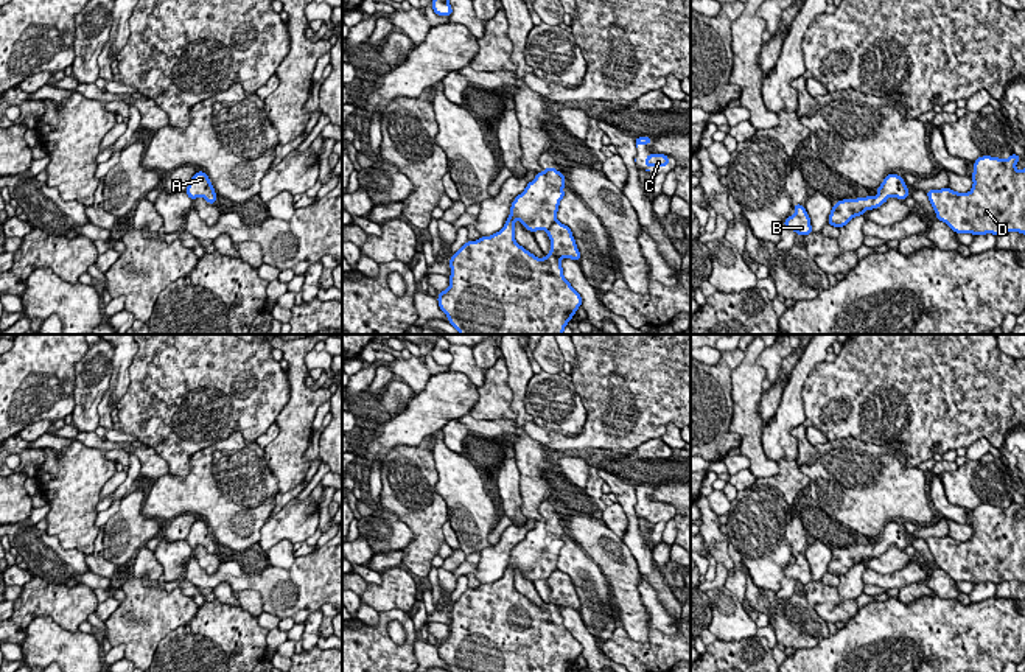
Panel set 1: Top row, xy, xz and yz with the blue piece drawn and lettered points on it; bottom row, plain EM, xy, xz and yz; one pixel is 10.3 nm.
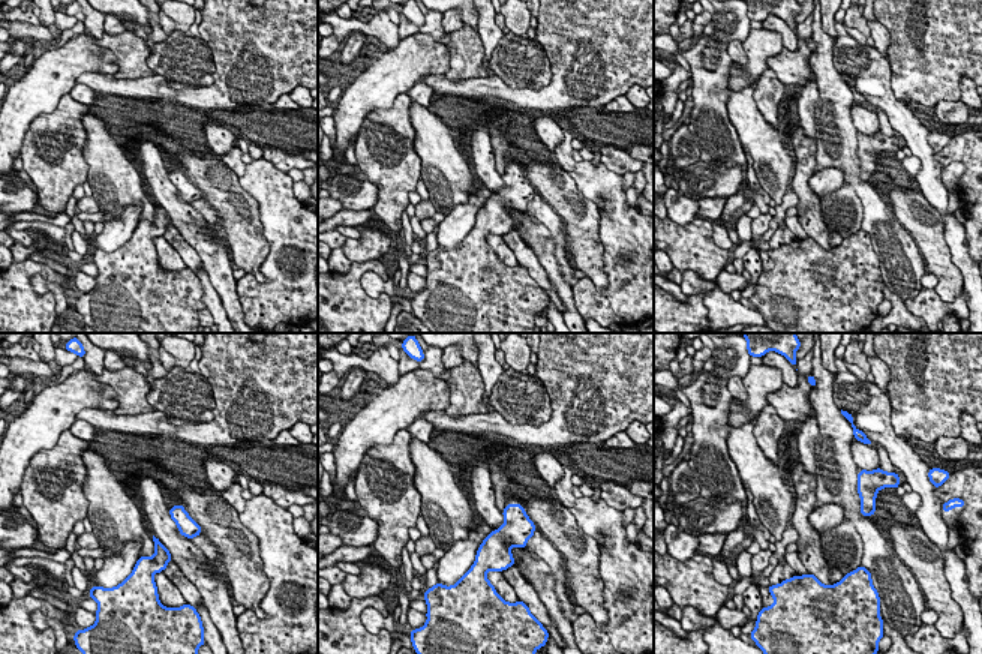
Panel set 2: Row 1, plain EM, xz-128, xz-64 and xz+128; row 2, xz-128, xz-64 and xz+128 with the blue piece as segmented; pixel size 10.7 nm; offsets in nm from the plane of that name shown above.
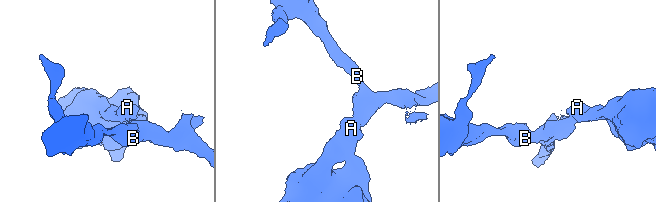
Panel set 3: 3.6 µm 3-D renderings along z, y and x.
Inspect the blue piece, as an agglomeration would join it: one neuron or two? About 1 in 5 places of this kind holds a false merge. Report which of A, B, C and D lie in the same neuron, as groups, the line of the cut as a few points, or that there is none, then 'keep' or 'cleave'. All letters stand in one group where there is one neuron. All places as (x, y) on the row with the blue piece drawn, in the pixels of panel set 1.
groups A B C D; cut none; keep

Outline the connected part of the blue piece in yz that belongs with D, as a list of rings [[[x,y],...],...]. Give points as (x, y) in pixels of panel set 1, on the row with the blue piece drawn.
[[[981,156],[974,160],[972,190],[958,193],[950,188],[927,190],[936,219],[955,233],[1025,235],[1025,168],[1017,171],[1022,157],[1006,160]]]

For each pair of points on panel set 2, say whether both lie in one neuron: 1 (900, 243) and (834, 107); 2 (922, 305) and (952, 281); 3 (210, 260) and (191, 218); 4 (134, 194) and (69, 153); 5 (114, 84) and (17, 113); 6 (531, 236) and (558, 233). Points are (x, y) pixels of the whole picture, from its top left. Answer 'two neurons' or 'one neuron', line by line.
1: one neuron
2: two neurons
3: one neuron
4: two neurons
5: two neurons
6: two neurons

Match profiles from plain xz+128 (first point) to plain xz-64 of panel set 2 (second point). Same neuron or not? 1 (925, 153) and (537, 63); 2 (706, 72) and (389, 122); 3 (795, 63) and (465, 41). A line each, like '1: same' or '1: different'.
1: same
2: same
3: same

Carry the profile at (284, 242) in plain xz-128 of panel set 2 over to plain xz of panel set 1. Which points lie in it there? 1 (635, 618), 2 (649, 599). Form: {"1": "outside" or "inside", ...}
{"1": "outside", "2": "inside"}

